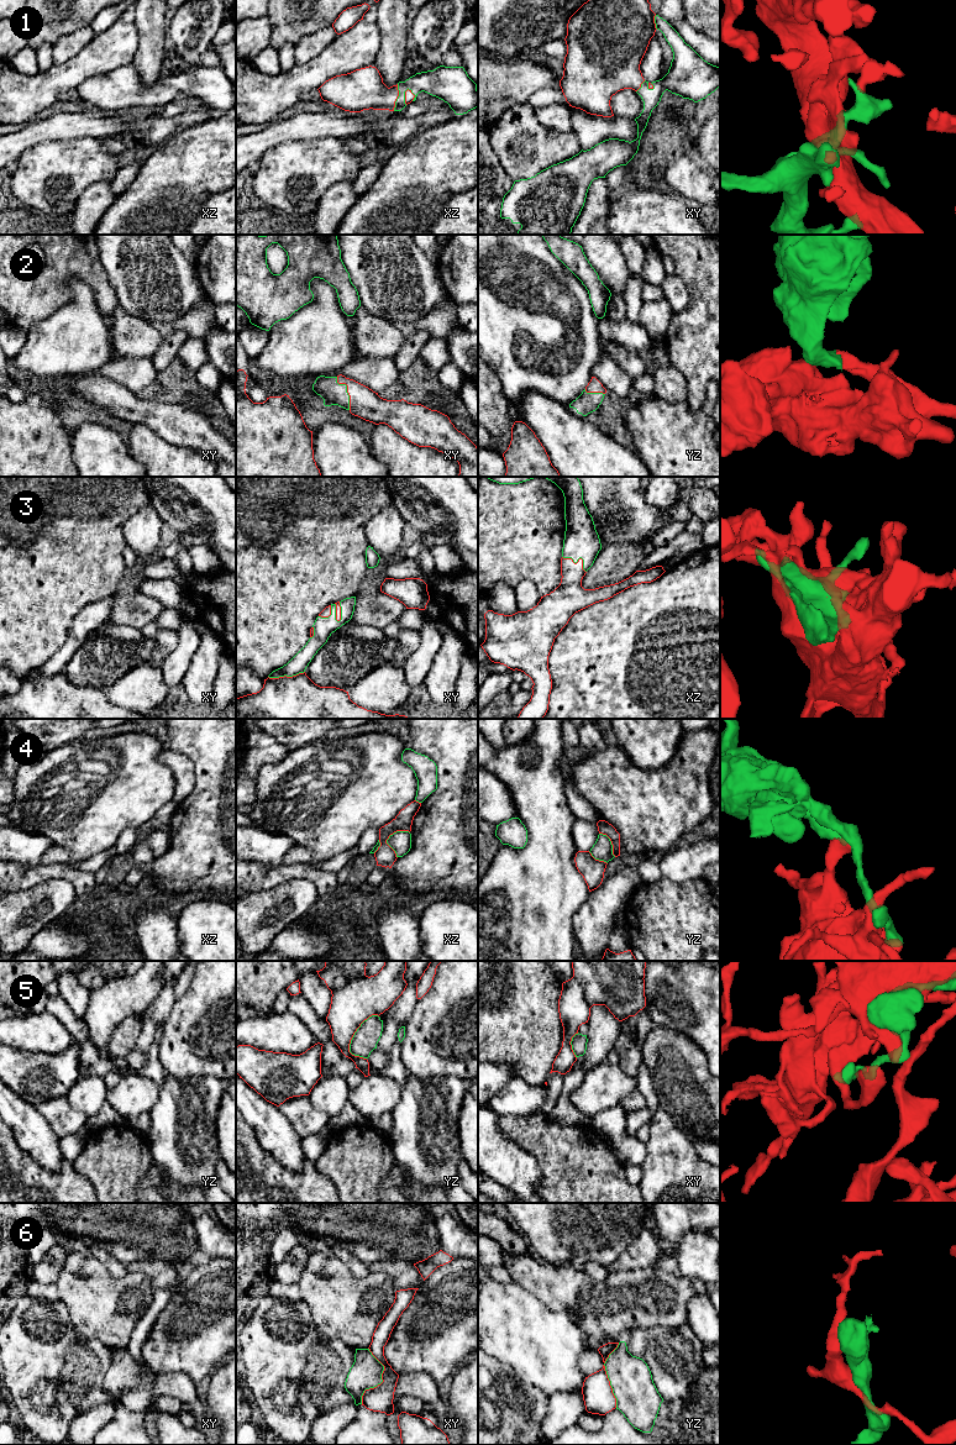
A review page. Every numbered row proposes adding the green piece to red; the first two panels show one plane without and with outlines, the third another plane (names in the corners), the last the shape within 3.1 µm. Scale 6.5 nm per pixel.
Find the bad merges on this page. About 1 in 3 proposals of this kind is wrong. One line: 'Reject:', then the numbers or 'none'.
Reject: 4, 5, 6

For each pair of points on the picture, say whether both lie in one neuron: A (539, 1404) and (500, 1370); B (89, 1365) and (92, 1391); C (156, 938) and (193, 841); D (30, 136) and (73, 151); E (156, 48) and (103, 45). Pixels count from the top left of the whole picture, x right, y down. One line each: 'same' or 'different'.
A: same
B: same
C: different
D: different
E: different

